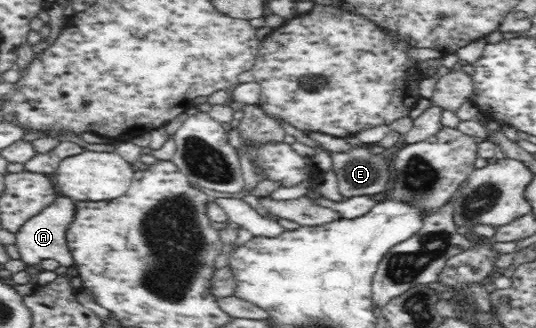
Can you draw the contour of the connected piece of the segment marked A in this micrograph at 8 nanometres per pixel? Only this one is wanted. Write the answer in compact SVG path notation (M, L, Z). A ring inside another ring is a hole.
M58 195L42 212L25 221L16 233L16 247L22 257L21 260L29 266L51 258L58 261L63 267L71 267L73 257L68 247L66 231L74 217L75 201L68 196Z

